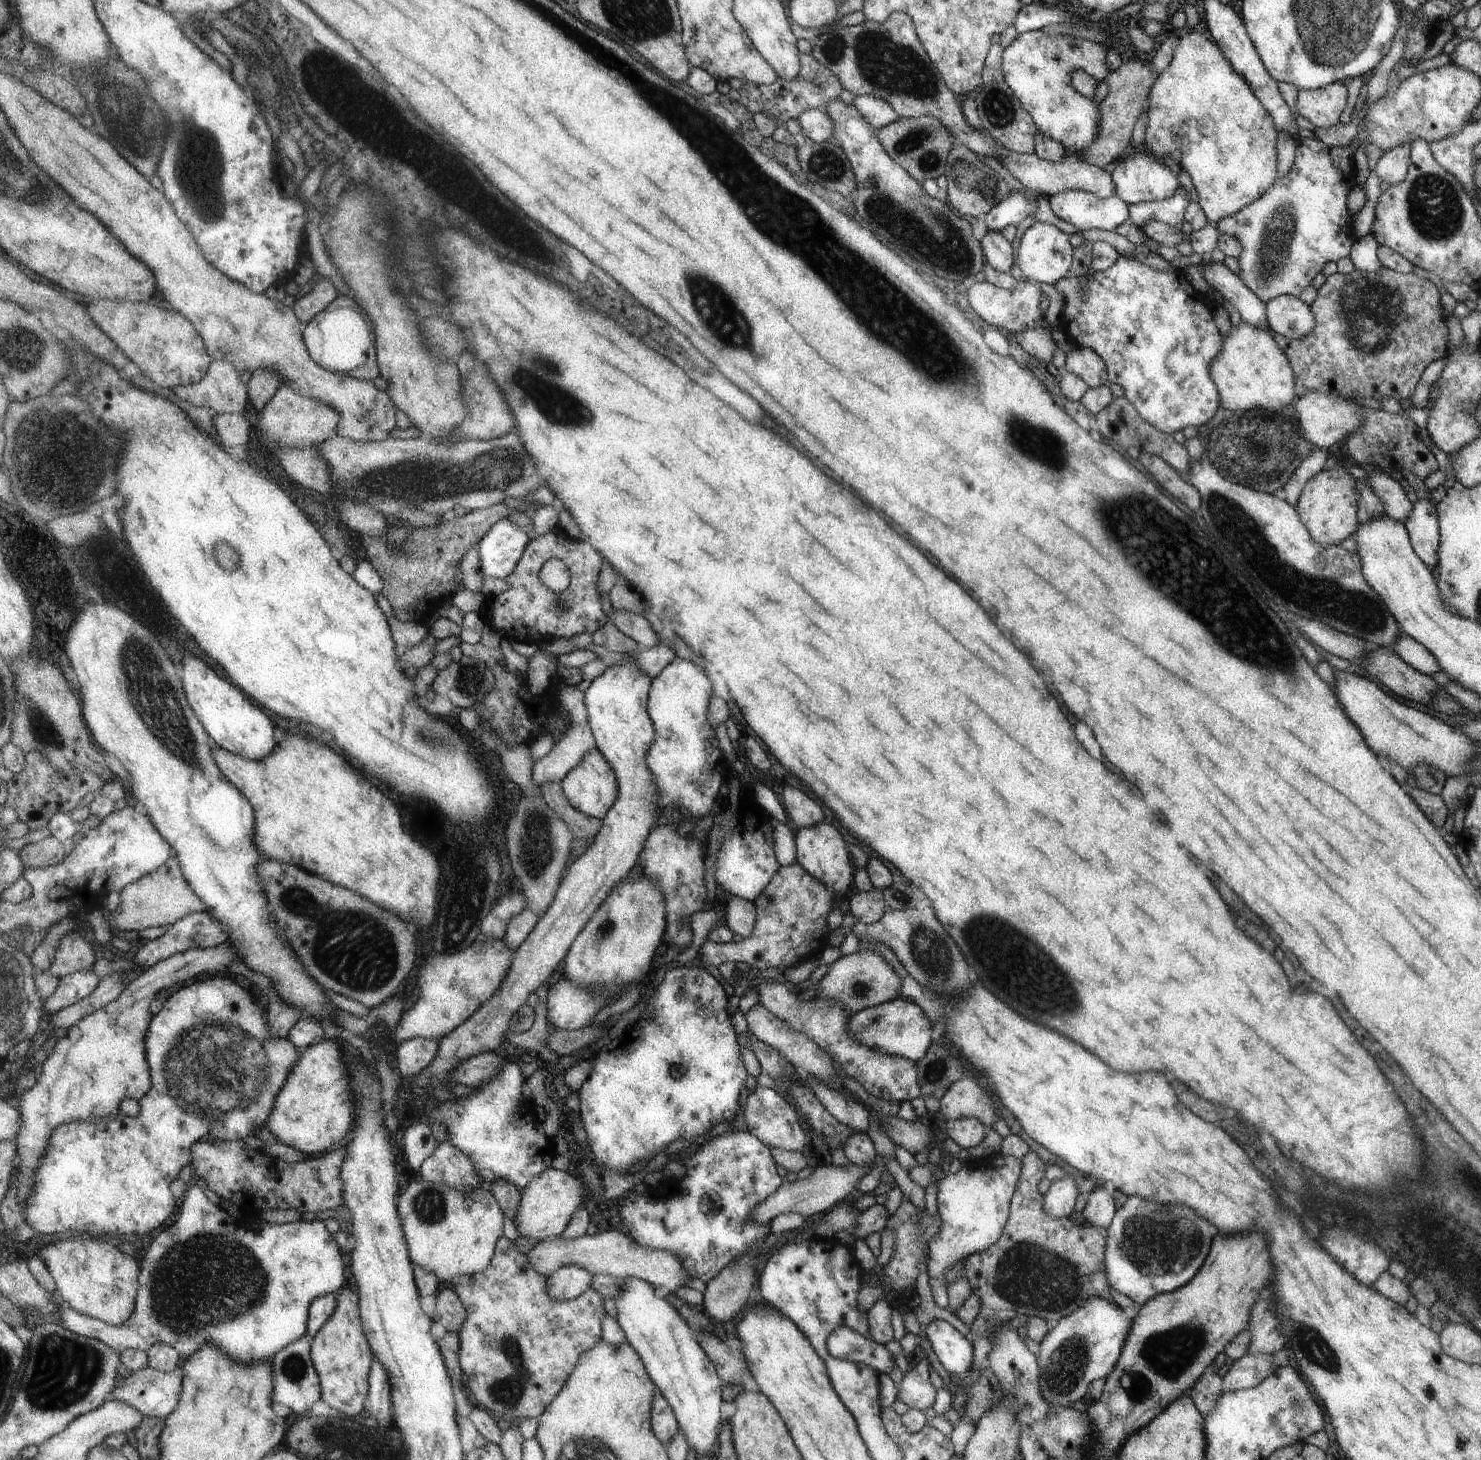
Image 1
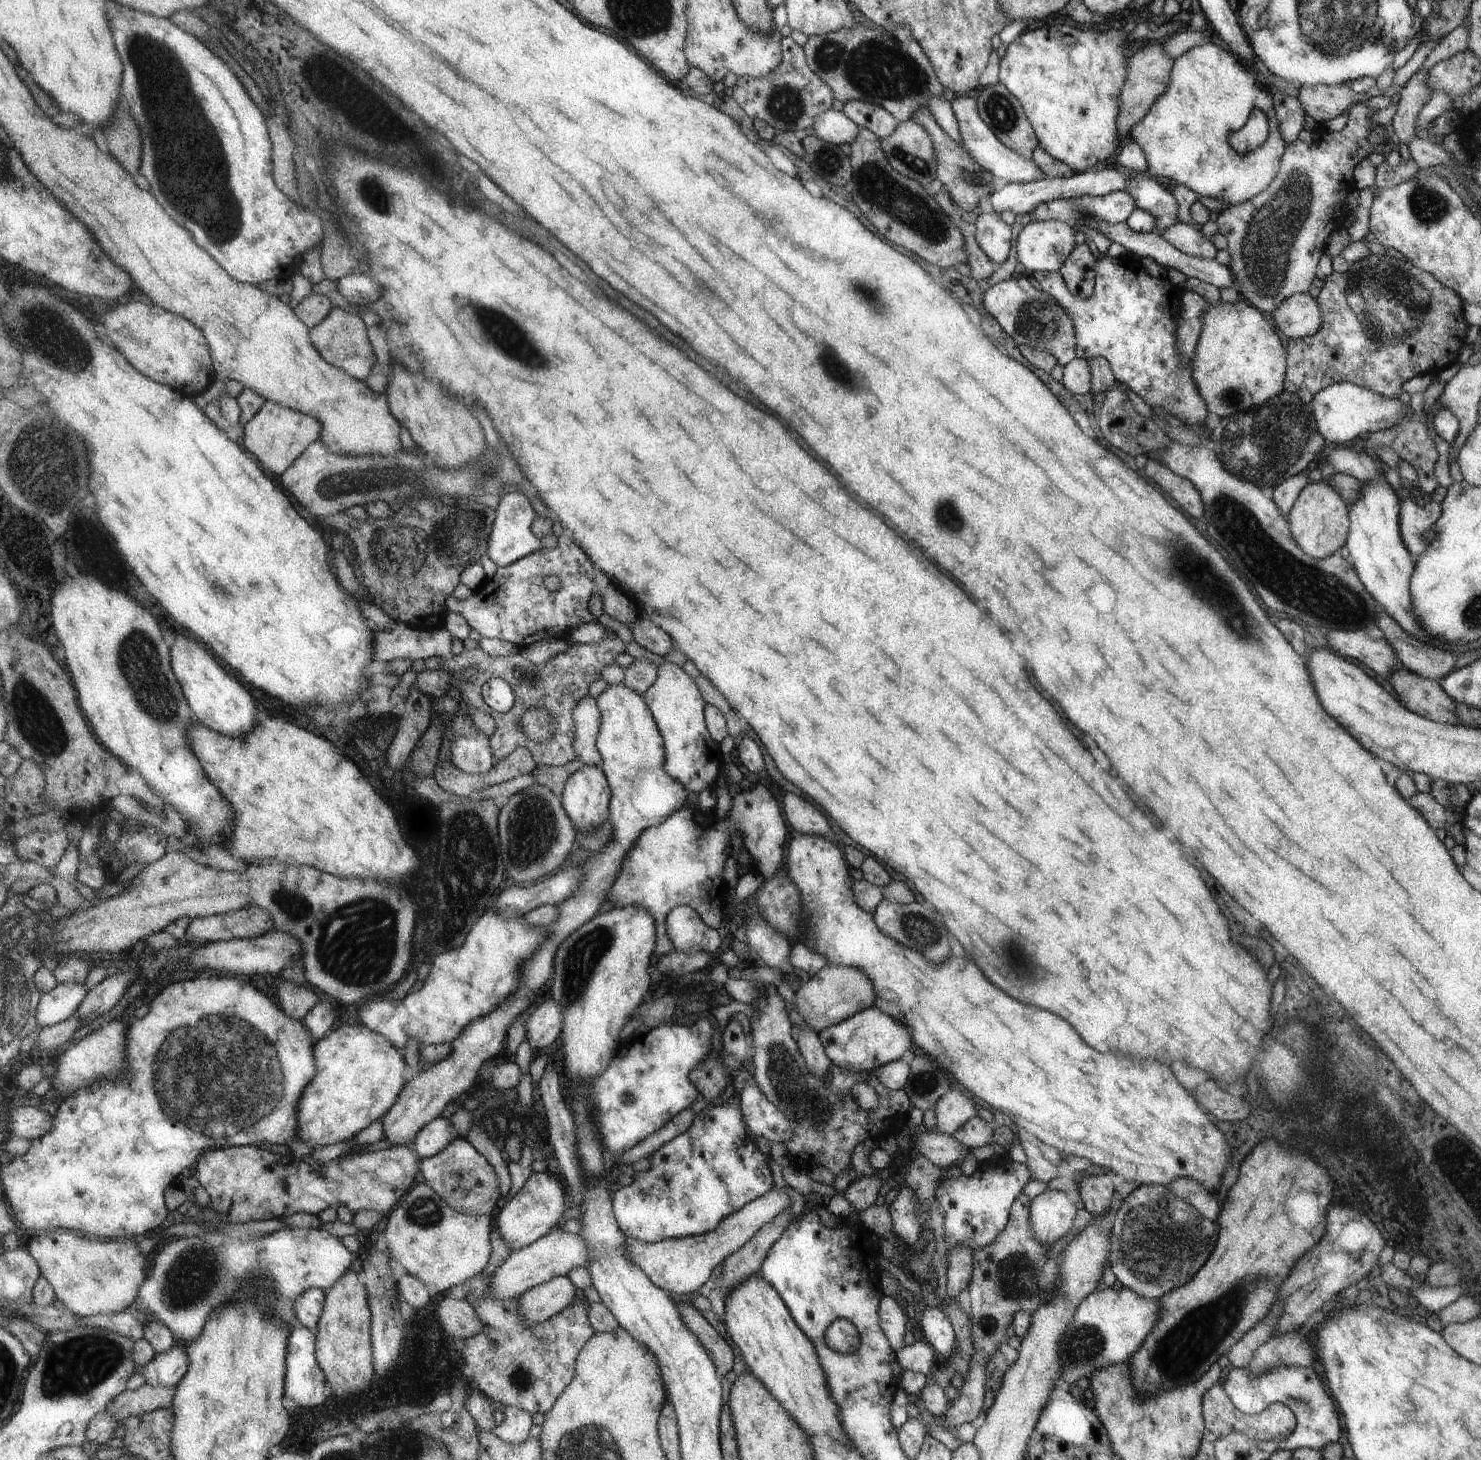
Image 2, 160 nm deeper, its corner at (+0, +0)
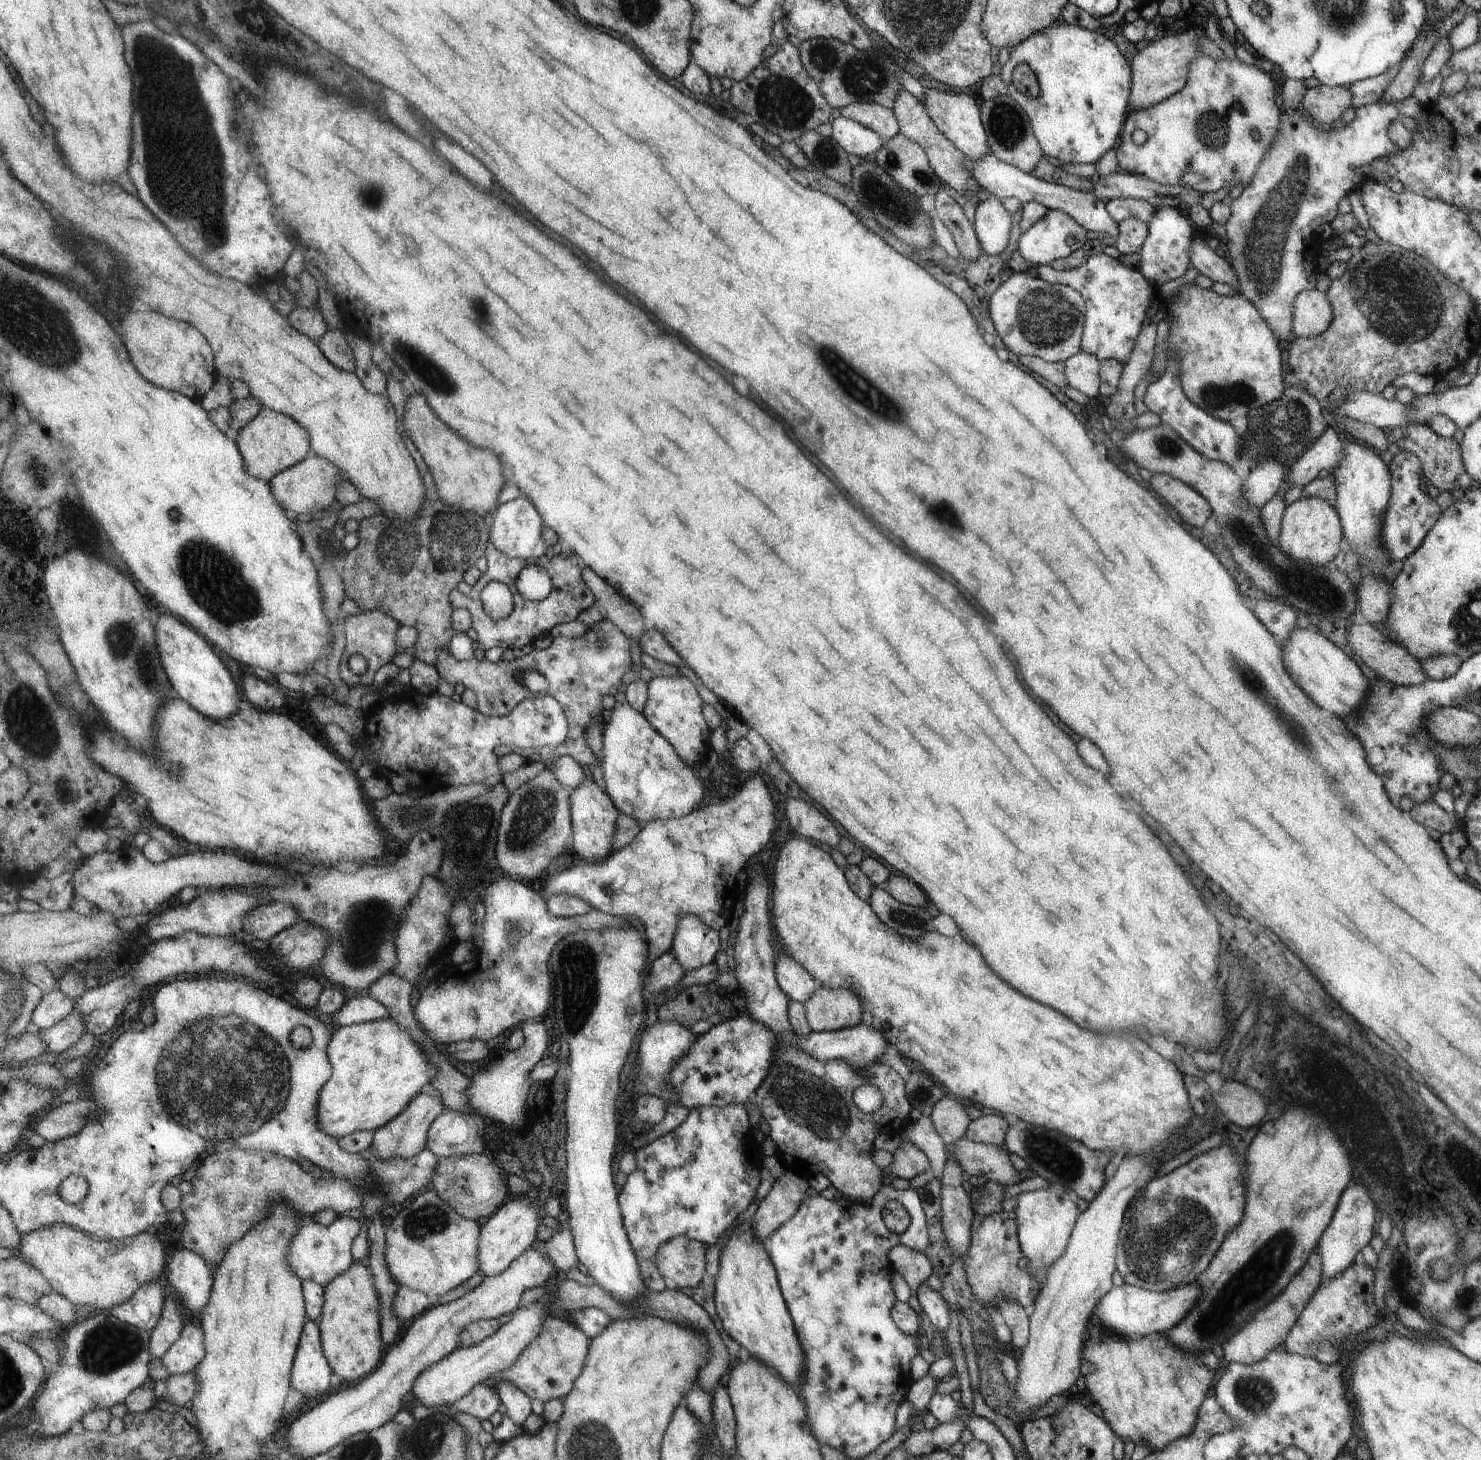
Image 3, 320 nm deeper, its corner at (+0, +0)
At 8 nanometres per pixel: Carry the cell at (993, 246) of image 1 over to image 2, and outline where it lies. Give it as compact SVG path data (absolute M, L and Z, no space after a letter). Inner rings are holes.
M995 211L980 214L975 220L976 231L974 233L977 244L981 250L997 264L1001 264L1006 258L1011 244L1012 228L1007 225Z

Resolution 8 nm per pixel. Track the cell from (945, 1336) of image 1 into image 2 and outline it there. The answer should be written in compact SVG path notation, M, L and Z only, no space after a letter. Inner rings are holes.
M929 1303L922 1312L920 1332L943 1363L955 1348L955 1337L949 1319L936 1303Z

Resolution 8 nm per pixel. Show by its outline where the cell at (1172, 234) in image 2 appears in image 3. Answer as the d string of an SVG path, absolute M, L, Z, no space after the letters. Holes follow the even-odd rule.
M1201 238L1191 239L1189 250L1190 266L1195 267L1198 274L1207 276L1212 282L1223 282L1238 292L1238 278L1226 258L1217 256Z

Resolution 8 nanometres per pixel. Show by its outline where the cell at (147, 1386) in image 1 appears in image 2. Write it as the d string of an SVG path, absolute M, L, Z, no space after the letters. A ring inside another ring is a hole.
M179 1342L169 1350L159 1353L148 1365L143 1367L143 1376L147 1383L164 1387L176 1386L188 1373L190 1356L188 1345Z

